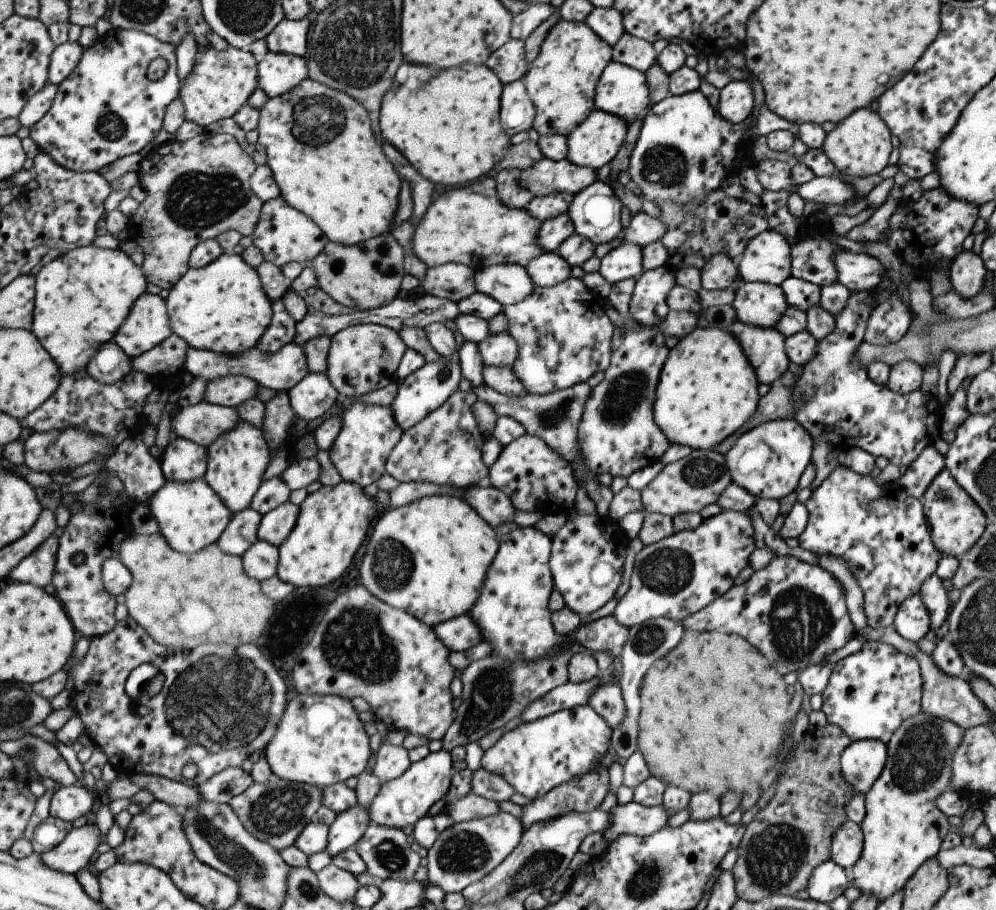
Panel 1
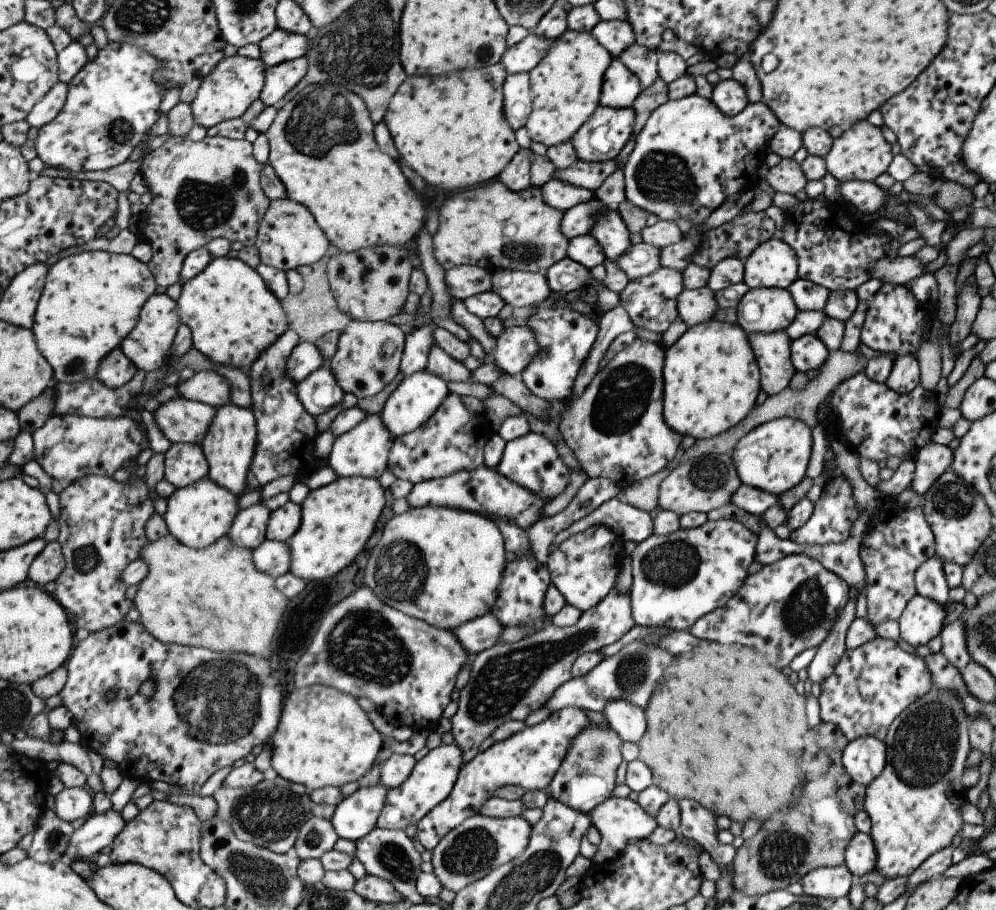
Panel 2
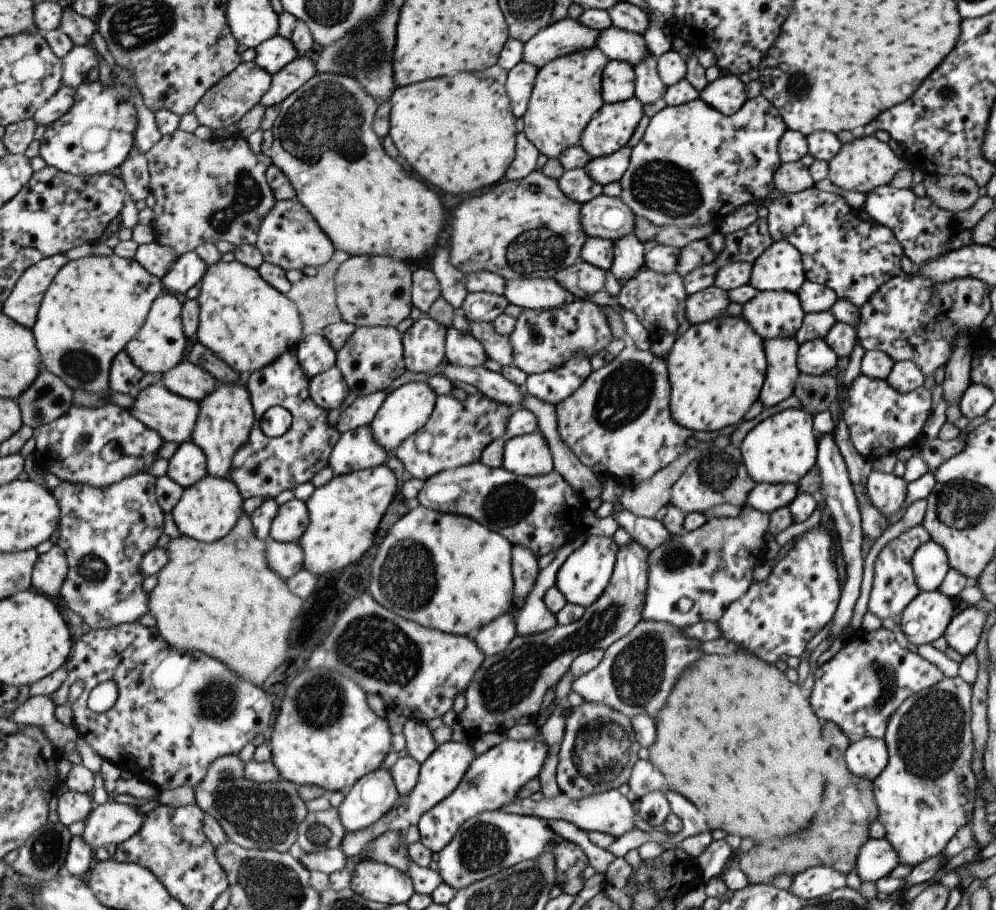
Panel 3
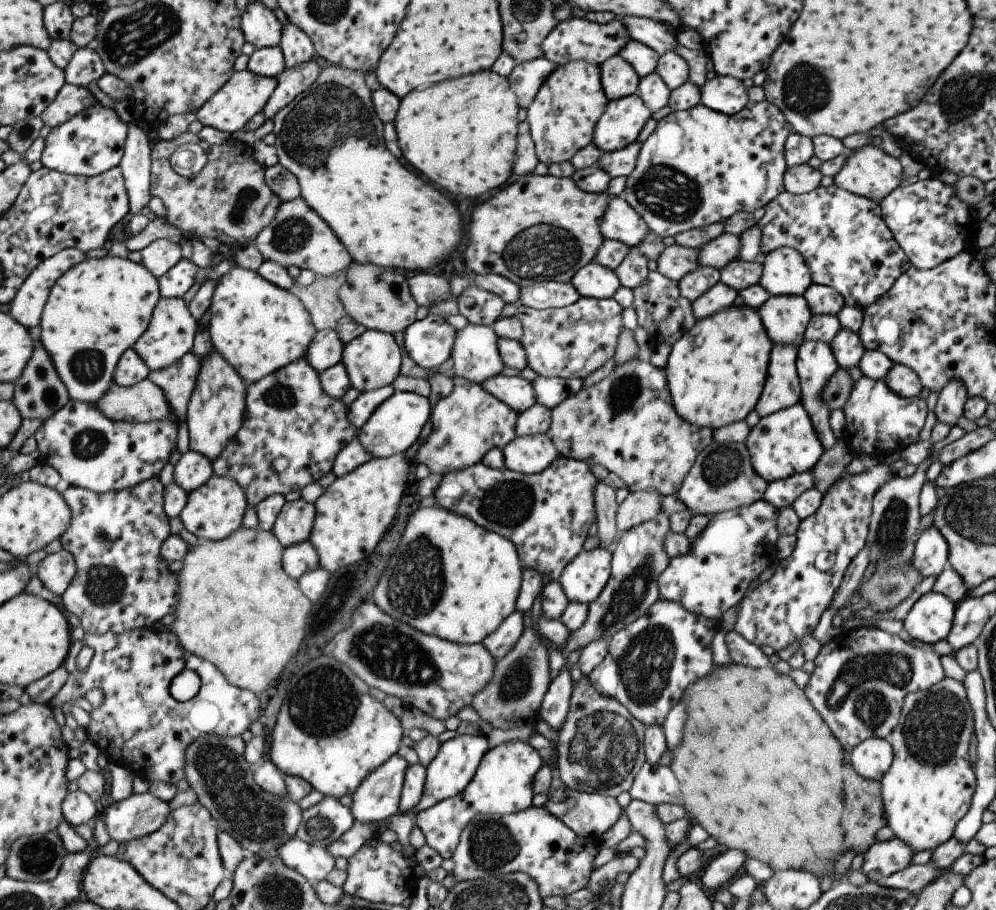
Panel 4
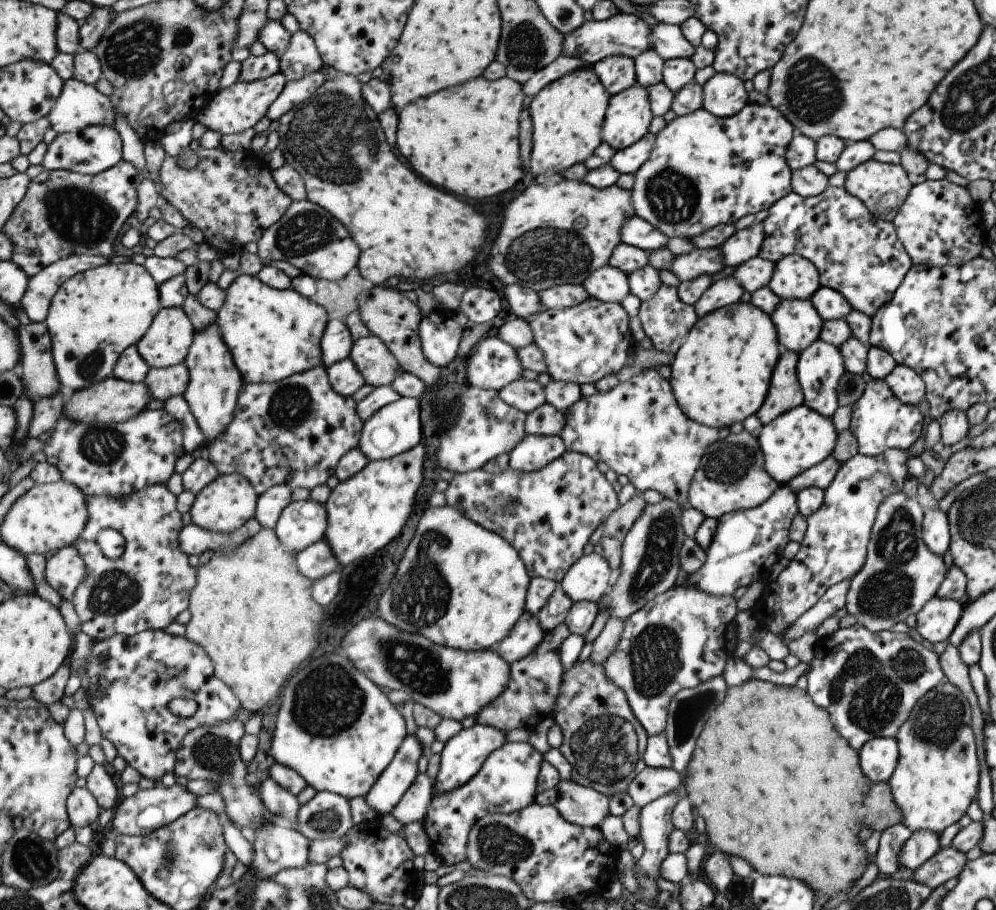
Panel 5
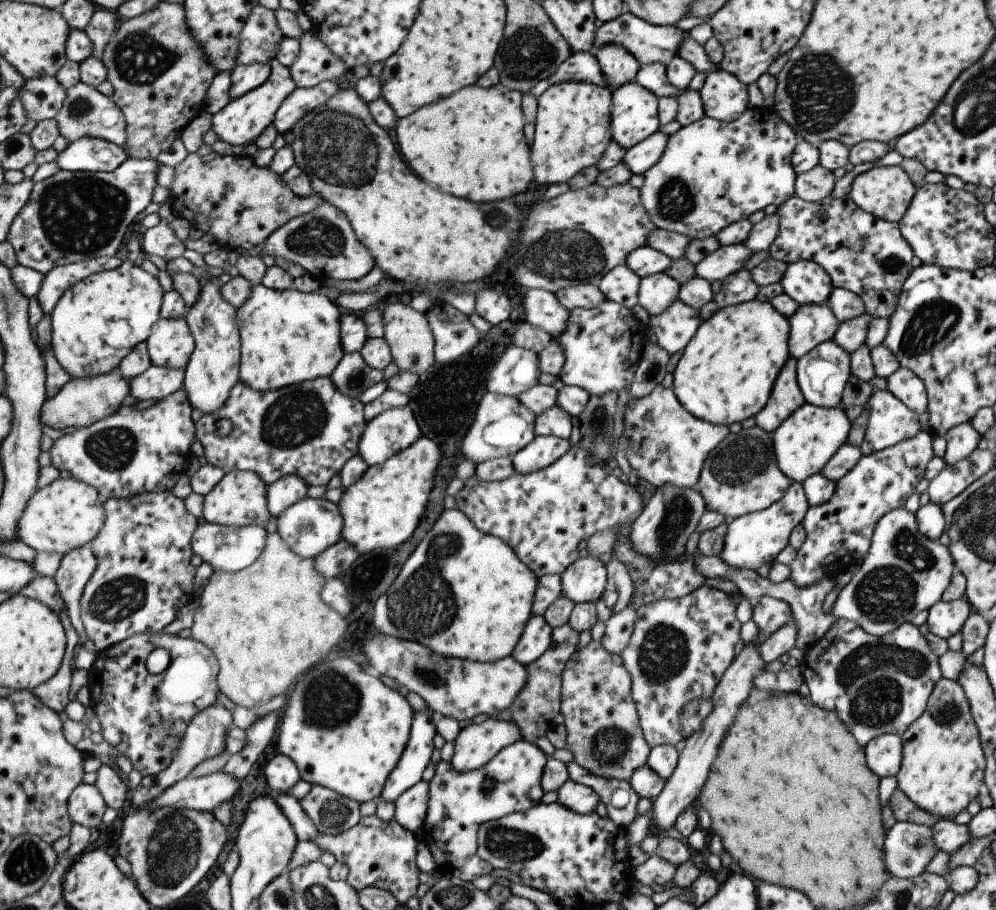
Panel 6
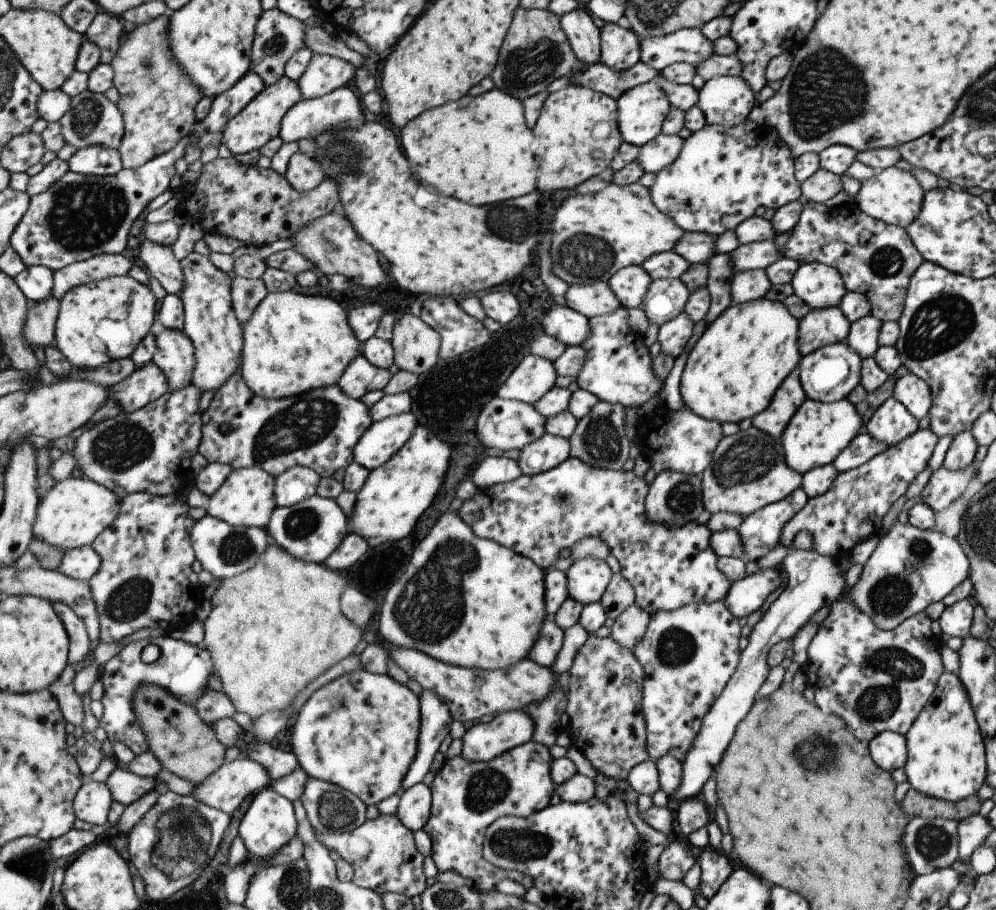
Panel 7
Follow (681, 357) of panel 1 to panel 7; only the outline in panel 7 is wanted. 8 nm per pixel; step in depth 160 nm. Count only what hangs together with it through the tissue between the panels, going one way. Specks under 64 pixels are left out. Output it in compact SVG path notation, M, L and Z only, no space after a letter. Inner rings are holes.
M759 298L725 308L721 315L707 325L695 346L688 353L679 380L679 394L683 405L700 418L723 423L738 424L741 420L760 414L781 385L783 378L798 366L797 320L778 301Z

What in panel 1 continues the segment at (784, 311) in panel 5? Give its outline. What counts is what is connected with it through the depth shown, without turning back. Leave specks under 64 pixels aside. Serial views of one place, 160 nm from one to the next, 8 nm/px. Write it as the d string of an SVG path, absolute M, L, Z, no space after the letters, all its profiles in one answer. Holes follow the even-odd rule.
M744 283L731 304L736 320L752 327L773 328L787 310L781 287L769 283Z

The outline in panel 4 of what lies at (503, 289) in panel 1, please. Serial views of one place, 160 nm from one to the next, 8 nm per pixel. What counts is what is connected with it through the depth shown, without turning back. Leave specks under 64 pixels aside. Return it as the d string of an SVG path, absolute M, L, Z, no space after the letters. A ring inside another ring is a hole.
M543 281L520 287L518 302L532 309L554 309L569 306L579 297L569 281Z

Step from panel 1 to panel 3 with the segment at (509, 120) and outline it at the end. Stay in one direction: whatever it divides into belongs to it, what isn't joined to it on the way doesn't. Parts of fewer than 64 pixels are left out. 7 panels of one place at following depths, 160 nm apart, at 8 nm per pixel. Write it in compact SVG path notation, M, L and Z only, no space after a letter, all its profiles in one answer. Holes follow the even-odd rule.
M519 61L506 74L504 87L516 118L525 112L538 70L532 64Z

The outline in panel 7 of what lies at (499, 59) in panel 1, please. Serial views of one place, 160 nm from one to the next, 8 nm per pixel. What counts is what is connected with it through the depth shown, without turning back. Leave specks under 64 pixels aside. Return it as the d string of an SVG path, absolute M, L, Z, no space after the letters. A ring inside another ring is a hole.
M683 28L663 36L637 37L639 61L658 73L668 65L686 63L695 67L714 54L713 44L695 29Z

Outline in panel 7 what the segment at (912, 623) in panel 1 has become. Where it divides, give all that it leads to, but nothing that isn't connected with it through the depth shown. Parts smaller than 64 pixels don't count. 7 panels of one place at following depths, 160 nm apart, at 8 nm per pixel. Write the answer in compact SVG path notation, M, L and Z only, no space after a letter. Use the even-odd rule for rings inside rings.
M962 599L945 607L937 620L941 636L960 637L962 640L967 637L971 627L973 605L970 599Z

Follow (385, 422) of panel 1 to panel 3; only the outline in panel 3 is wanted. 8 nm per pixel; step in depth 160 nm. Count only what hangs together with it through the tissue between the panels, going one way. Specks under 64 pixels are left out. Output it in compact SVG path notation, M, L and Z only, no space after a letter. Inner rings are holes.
M361 427L342 433L333 449L330 467L336 476L348 475L385 465L389 455L376 441L372 427Z

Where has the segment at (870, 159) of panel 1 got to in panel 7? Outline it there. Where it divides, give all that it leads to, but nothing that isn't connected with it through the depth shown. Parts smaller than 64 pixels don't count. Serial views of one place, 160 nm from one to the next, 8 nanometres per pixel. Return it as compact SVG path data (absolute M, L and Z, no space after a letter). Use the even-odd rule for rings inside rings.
M891 166L875 172L874 176L867 180L862 180L853 203L866 216L905 229L917 218L923 194L910 172Z

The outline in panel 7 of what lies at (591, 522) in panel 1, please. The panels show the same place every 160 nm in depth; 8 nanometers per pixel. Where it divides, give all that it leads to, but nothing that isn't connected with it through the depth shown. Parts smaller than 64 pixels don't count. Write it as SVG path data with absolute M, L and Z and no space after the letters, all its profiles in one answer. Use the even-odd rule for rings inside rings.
M590 557L574 561L564 574L568 597L581 605L598 602L612 576L604 561Z

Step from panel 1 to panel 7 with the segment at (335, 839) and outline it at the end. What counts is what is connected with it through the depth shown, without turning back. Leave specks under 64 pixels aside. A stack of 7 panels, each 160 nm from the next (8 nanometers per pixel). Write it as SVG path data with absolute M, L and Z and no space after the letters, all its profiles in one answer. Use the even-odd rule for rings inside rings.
M422 690L419 696L420 704L420 733L419 745L413 762L409 764L401 790L422 782L428 772L439 745L449 733L449 724L452 718L449 716L447 704L437 698L433 692Z

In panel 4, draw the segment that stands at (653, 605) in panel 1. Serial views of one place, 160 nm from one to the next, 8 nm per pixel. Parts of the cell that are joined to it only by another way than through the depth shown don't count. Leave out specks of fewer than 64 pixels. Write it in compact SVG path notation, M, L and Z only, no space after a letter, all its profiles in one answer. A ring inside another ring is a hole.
M763 499L753 504L721 511L710 516L709 522L701 534L690 541L687 555L673 557L658 578L659 599L673 601L681 605L688 613L710 619L719 619L732 606L736 606L747 590L749 582L758 578L776 558L776 540L780 535L776 529L776 518L780 509Z

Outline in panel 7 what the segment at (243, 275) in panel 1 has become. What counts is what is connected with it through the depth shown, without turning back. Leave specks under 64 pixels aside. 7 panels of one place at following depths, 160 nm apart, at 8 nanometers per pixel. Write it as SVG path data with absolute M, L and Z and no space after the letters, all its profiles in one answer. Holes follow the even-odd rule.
M292 290L285 293L269 292L267 298L257 306L251 319L243 324L243 330L244 352L240 366L241 374L251 391L267 399L288 398L309 390L339 385L341 378L344 378L345 370L348 370L349 364L360 356L363 348L363 342L349 326L348 312L345 312L345 308L339 302Z

